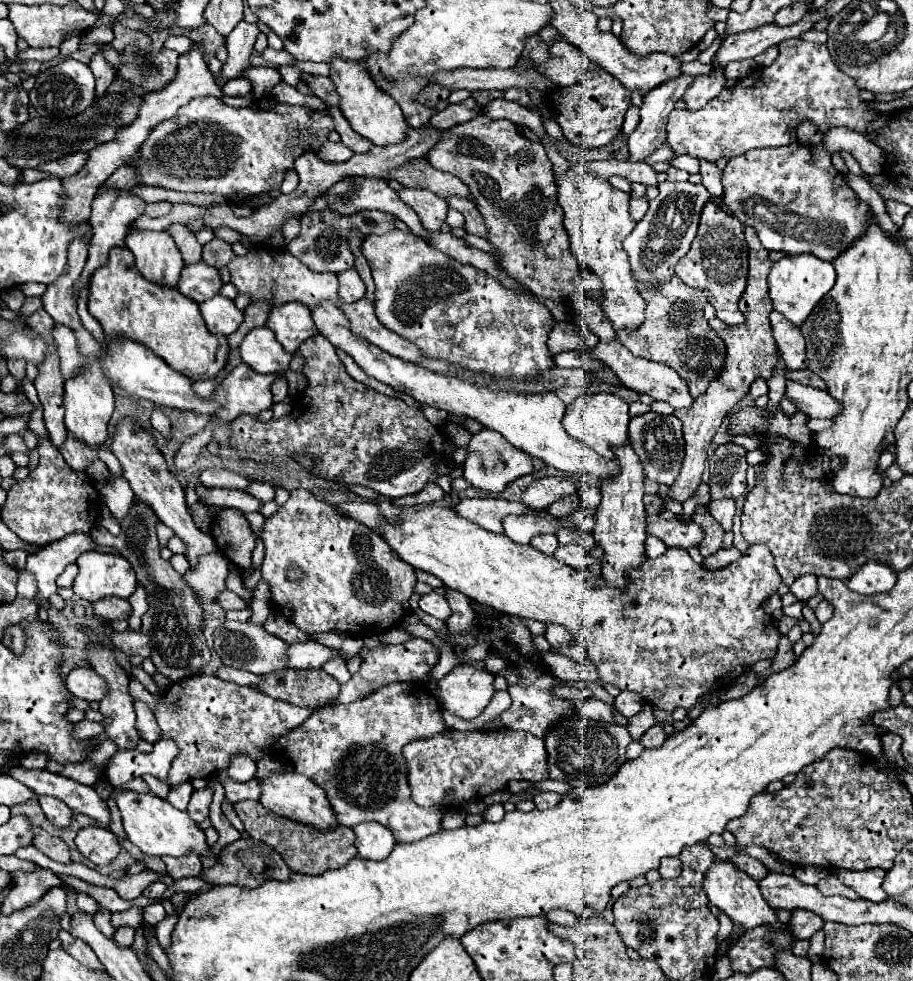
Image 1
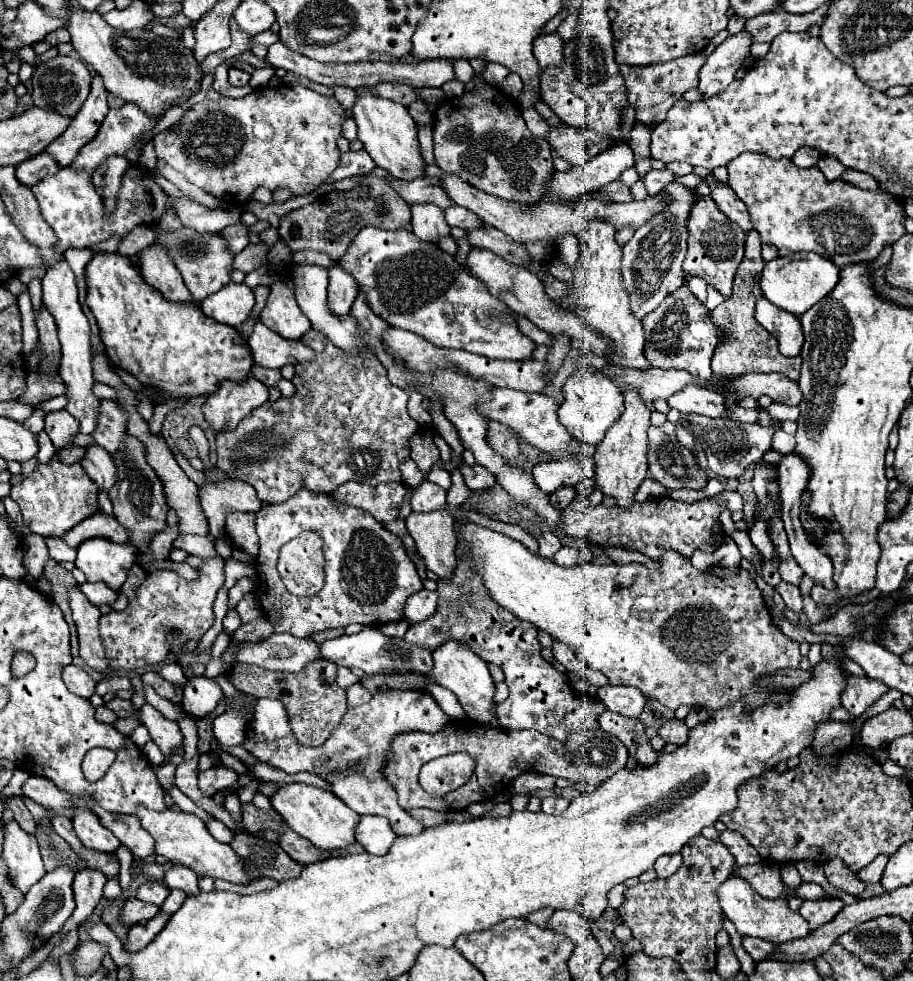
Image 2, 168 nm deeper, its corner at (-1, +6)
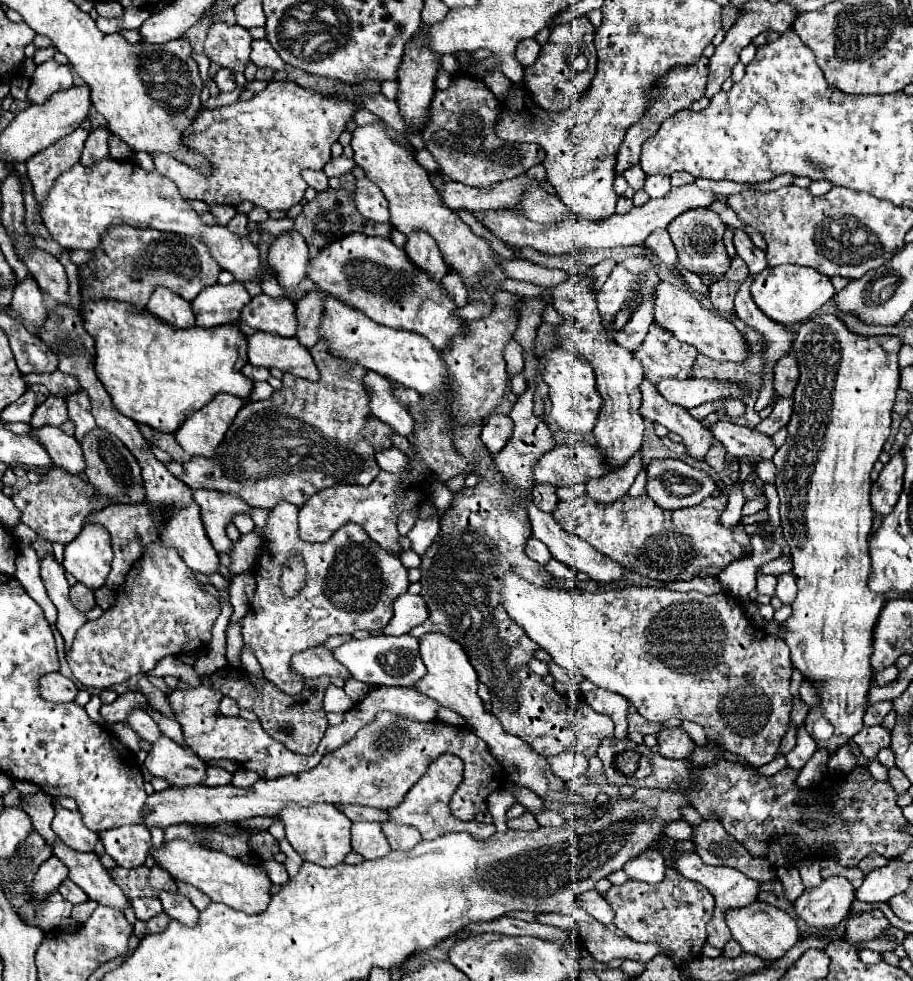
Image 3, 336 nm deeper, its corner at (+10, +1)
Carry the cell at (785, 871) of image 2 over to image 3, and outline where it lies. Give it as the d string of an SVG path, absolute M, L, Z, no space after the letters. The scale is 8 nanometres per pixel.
M756 901L746 907L738 907L738 909L734 907L732 911L726 911L726 925L732 937L742 945L746 953L756 953L766 961L780 959L792 945L796 945L800 935L796 921L786 911L764 901Z

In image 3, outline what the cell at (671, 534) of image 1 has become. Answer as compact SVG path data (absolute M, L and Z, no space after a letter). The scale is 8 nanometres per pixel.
M580 495L574 501L560 501L552 515L568 533L588 541L596 551L620 563L624 569L638 571L656 581L688 581L698 575L714 577L730 561L740 559L746 549L752 549L742 525L734 531L720 525L726 503L726 495L714 495L700 505L666 511L652 503L650 497L634 499L624 495L614 503L598 503Z

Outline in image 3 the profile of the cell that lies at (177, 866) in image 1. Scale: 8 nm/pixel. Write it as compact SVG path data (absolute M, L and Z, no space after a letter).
M162 891L160 901L162 901L162 907L164 907L164 913L168 913L172 919L176 919L176 921L180 921L188 927L194 927L198 923L198 909L180 891L178 893Z

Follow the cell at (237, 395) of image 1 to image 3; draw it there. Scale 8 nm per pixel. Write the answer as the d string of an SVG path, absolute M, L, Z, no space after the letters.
M218 393L208 405L192 413L176 431L178 443L190 455L214 455L214 449L224 439L234 415L244 407L244 399L228 393Z

